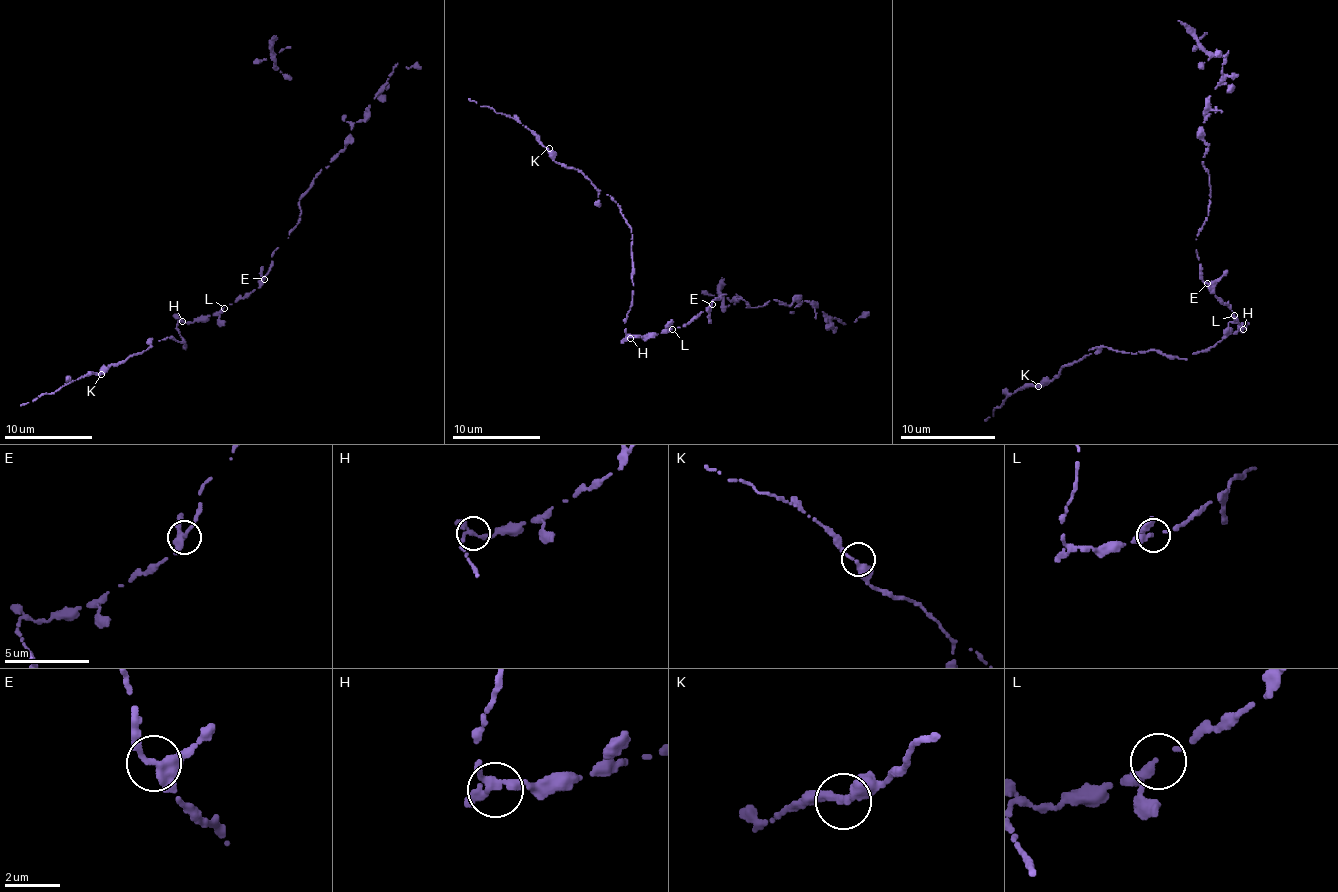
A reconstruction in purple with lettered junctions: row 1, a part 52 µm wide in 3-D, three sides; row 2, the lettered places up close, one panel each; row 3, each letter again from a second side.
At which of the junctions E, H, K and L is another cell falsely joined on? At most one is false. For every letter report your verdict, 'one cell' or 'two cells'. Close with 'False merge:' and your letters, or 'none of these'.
E: two cells
H: one cell
K: one cell
L: one cell
False merge: E

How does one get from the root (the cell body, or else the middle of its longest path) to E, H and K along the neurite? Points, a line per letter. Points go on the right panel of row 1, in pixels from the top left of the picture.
E: (1234, 315), (1231, 308), (1214, 296), (1207, 284)
H: (1234, 315), (1243, 329)
K: (1234, 315), (1241, 329), (1186, 358), (1095, 346), (1038, 386)

